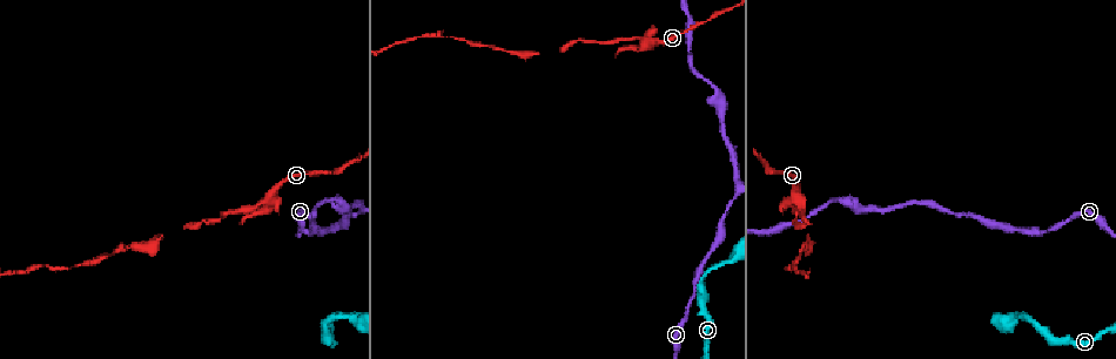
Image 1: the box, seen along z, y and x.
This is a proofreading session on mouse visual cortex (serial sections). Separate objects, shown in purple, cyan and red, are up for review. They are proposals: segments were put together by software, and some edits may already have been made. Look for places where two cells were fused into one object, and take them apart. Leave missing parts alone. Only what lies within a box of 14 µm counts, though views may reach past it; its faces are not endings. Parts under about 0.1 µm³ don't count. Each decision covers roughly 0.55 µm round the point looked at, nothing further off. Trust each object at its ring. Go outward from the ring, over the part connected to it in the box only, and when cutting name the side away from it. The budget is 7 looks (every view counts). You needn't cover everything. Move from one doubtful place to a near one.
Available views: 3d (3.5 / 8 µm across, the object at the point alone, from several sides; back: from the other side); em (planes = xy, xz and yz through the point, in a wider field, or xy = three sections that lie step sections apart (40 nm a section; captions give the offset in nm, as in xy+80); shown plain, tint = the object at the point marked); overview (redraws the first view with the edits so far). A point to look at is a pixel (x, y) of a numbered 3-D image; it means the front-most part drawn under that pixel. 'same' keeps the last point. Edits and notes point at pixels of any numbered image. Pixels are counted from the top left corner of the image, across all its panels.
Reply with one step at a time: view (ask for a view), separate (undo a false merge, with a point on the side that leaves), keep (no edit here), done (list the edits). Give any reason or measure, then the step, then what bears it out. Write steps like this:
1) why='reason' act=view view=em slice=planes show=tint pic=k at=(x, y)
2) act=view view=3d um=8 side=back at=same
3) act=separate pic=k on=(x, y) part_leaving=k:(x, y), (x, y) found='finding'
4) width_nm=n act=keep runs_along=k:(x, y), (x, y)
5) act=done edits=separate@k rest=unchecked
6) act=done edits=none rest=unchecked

why='thick turns thin' act=view view=3d um=3.5 pic=1 at=(267, 200)

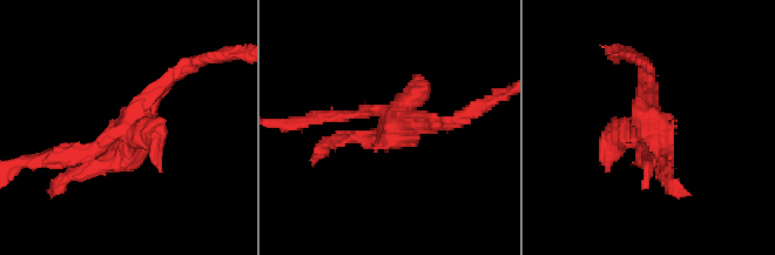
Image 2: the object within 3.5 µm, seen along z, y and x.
why='shape alone is not enough' act=view view=em slice=xy step=1 show=tint pic=2 at=(392, 121)

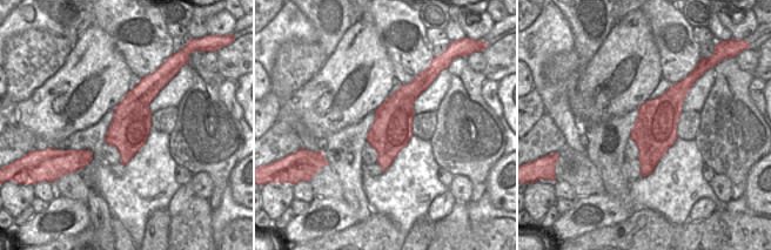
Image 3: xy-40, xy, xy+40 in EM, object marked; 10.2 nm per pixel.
act=separate pic=2 on=(352, 135) border=3:(148, 103), (113, 121) found='two cells meet here'

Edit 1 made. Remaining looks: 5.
why='redraw' act=view view=overview

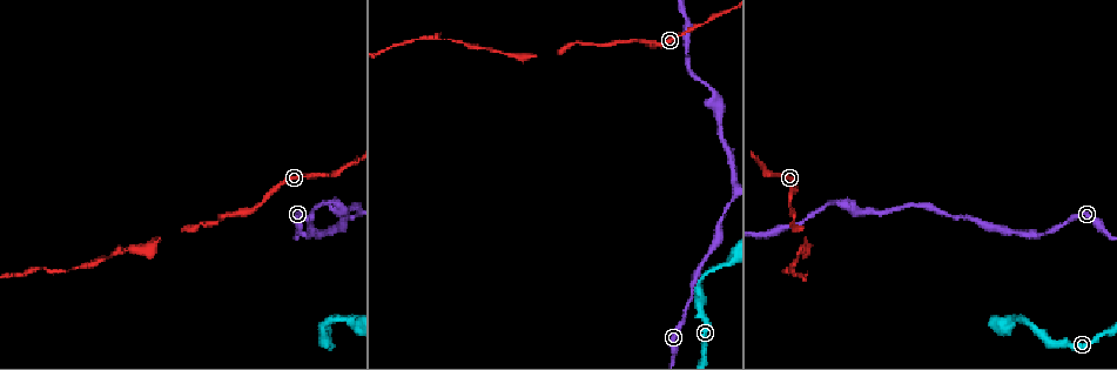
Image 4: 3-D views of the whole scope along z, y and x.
why='calibre changes' act=view view=3d um=3.5 pic=4 at=(840, 203)

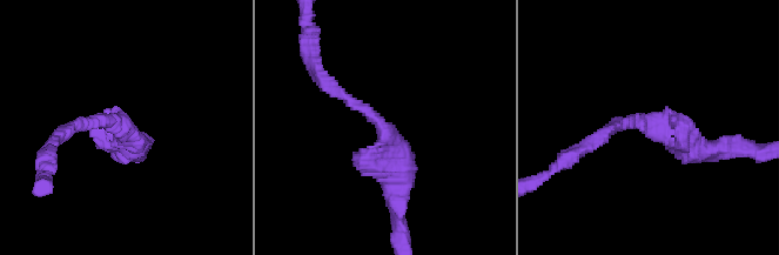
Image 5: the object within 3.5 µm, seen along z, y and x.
arm_widths_nm=150,350 act=view view=em slice=xy step=3 show=tint pic=5 at=(117, 119)

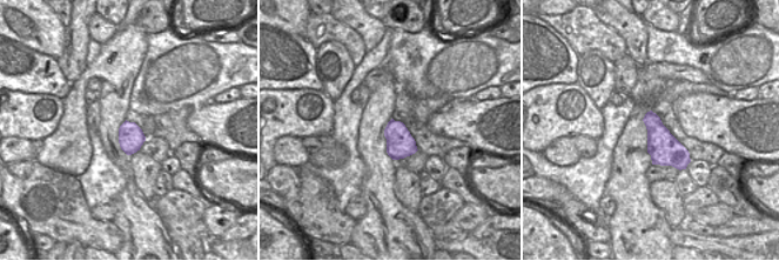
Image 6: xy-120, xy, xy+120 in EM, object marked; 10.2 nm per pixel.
act=keep runs_along=5:(396, 186), (385, 129), (321, 75) found='all the same cell'

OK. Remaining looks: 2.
act=done edits=separate@2 rest=unchecked

